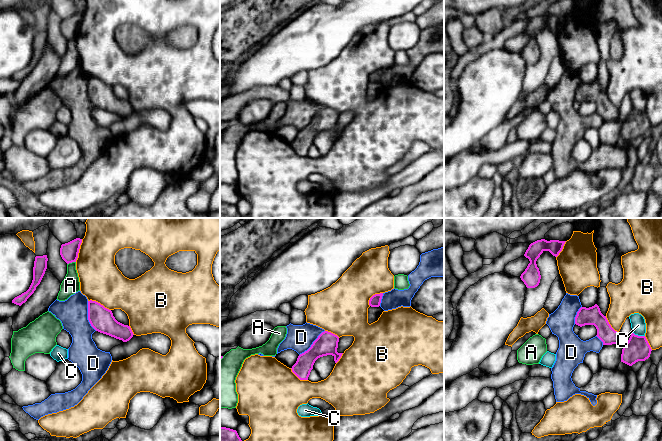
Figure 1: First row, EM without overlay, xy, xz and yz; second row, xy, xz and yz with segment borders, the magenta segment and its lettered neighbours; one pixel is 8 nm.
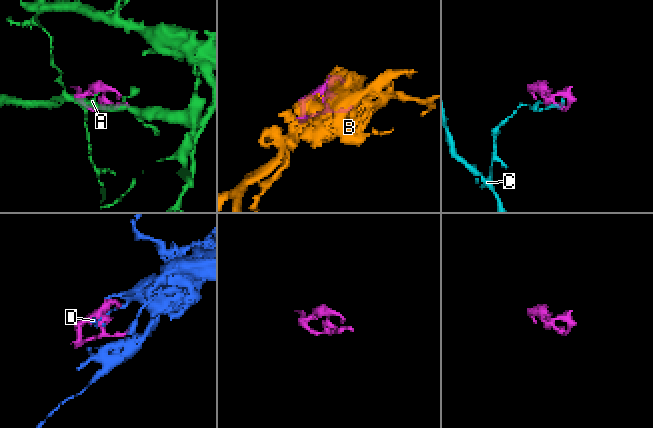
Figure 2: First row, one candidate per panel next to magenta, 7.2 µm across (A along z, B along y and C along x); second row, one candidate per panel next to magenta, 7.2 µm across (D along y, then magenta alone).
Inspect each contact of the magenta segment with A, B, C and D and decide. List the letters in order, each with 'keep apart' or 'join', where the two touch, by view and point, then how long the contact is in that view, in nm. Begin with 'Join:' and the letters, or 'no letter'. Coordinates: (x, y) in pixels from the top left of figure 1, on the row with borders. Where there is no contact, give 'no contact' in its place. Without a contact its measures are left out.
Join: D
A: keep apart; meets magenta in xy at (71, 262); contact 80 nm long
B: keep apart; meets magenta in xy at (78, 250); contact 190 nm long
C: keep apart; meets magenta in yz at (637, 335); contact 110 nm long
D: join; meets magenta in xy at (88, 316); contact 260 nm long

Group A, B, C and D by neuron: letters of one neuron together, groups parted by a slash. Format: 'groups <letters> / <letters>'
groups A / B / C / D

